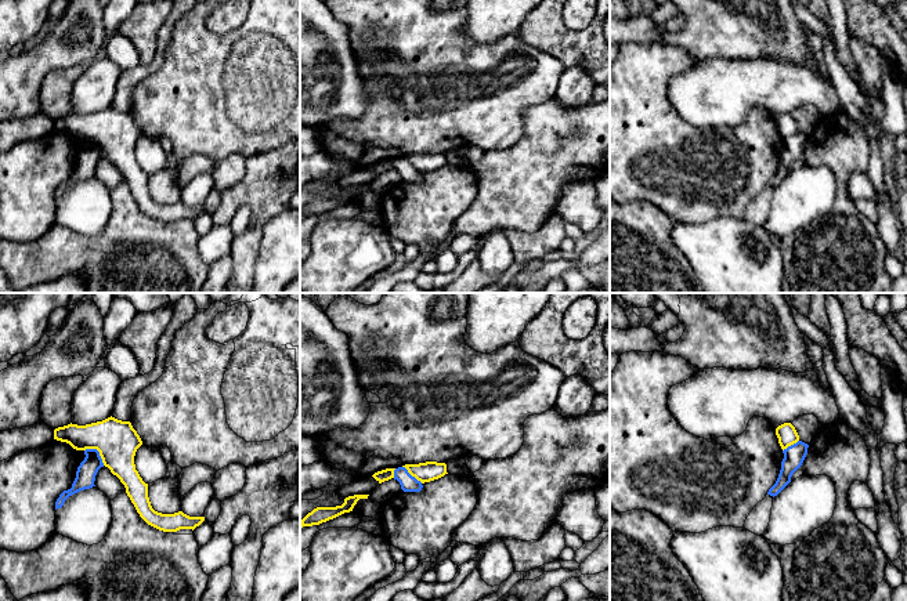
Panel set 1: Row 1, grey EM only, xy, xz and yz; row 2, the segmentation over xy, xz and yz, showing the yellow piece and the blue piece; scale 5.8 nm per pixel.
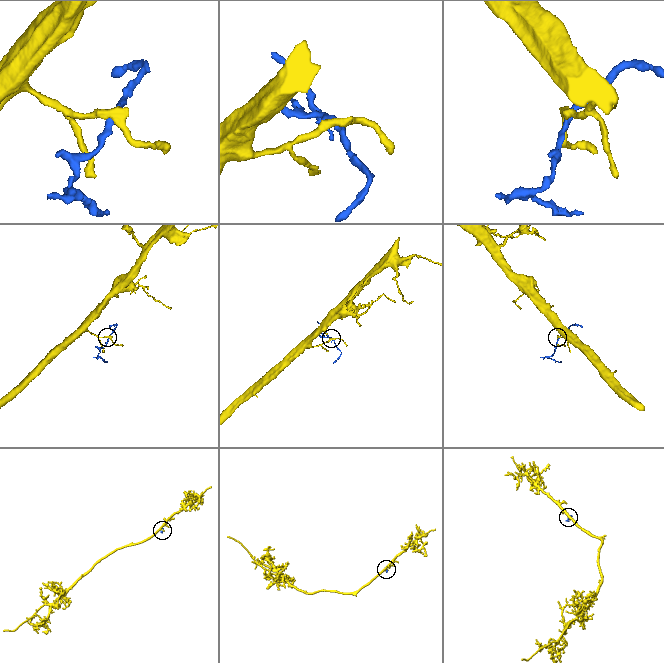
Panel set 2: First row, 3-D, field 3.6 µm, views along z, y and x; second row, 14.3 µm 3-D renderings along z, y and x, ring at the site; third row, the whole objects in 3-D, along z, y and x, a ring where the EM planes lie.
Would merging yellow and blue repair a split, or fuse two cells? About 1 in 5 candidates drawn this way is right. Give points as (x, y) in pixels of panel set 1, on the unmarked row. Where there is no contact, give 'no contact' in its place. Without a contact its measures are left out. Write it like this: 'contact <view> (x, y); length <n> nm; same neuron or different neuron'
contact xy (98, 141); length 150 nm; different neuron

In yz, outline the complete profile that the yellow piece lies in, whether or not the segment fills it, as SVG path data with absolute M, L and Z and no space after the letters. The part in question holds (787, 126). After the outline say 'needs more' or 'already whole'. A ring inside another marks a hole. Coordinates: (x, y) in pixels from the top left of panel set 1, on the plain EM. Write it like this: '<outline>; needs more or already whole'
M791 113L778 116L776 119L776 126L783 141L799 131L799 126Z; already whole

